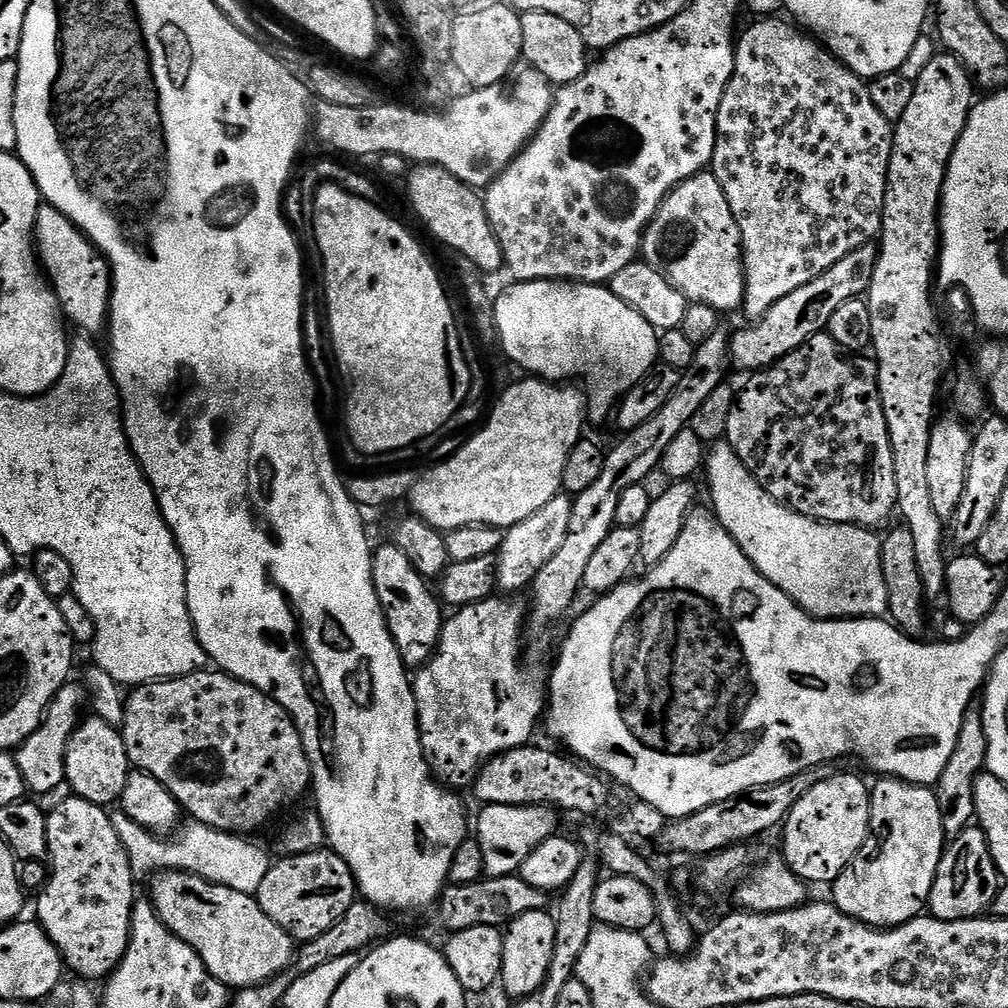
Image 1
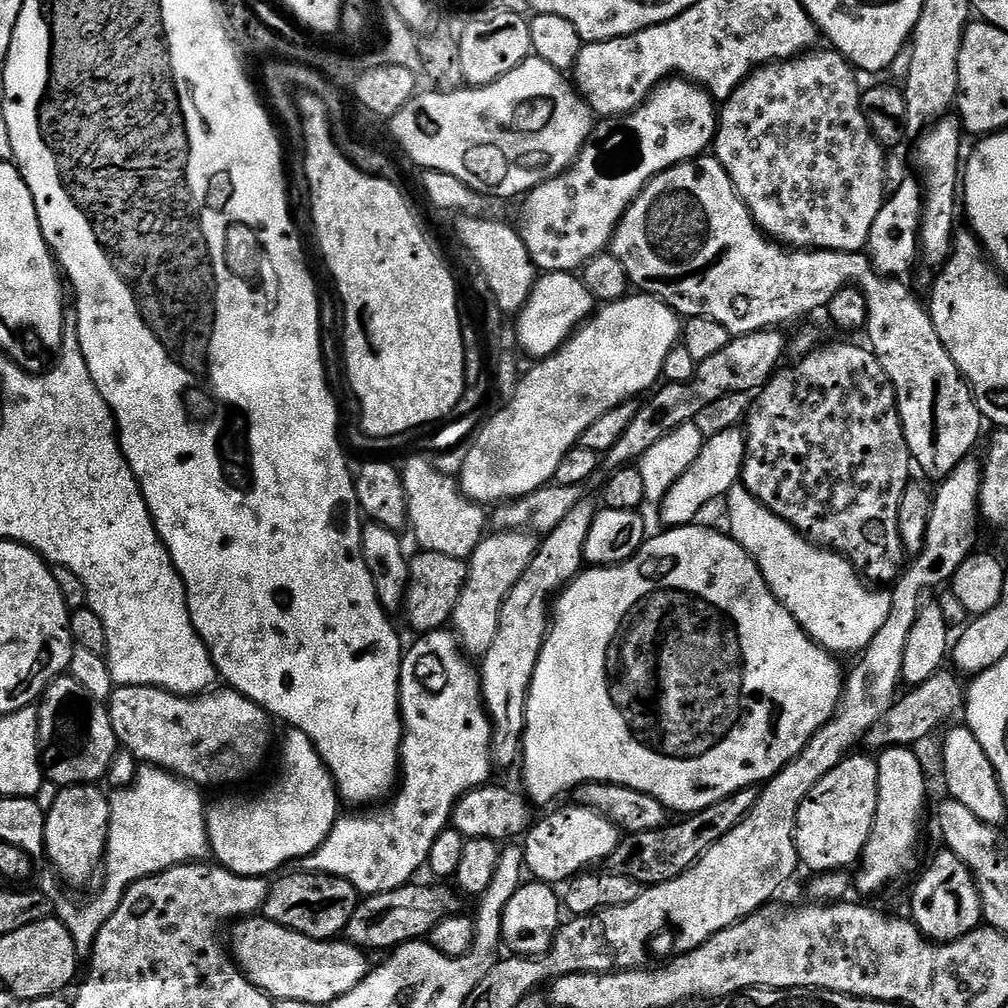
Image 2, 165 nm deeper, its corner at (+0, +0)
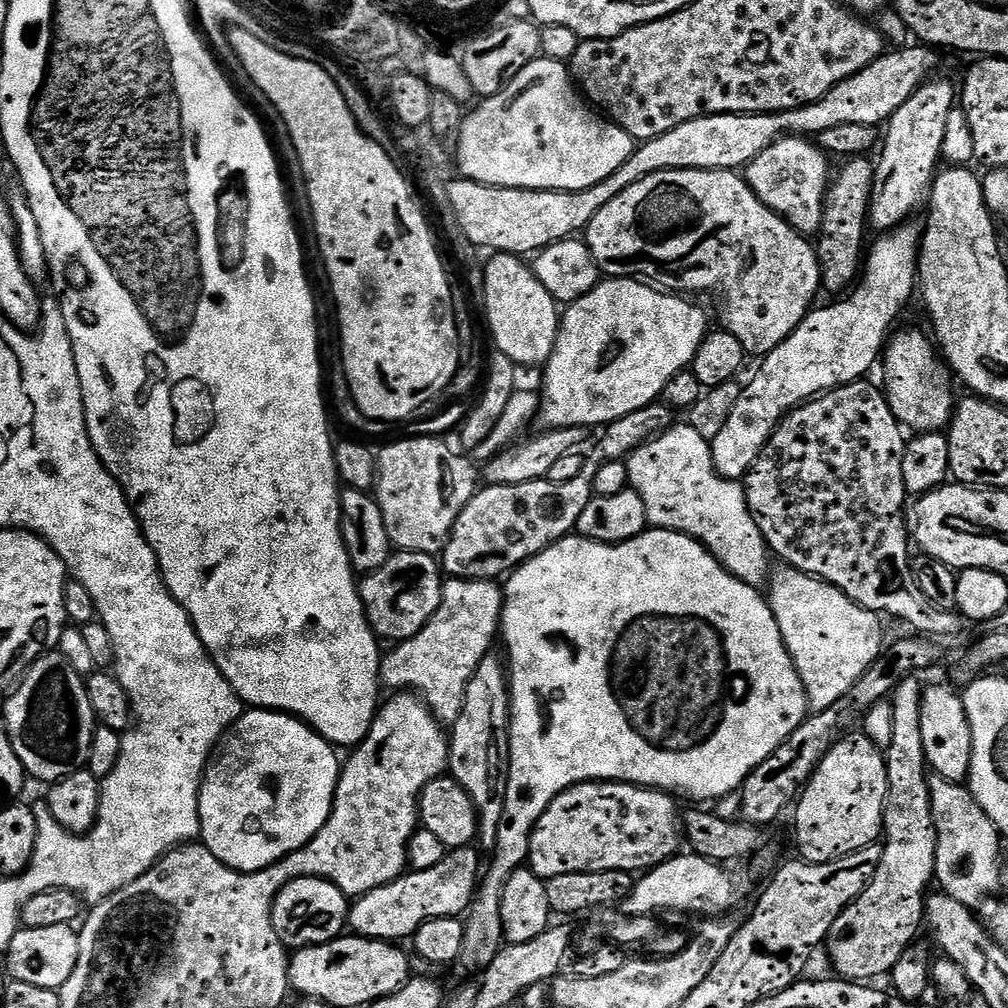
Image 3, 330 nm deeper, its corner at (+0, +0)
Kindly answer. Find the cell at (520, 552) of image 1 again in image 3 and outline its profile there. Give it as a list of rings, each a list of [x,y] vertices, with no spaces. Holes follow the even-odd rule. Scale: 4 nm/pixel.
[[[452,578],[445,583],[444,593],[442,594],[442,602],[438,606],[438,610],[434,614],[434,618],[430,618],[430,622],[426,622],[426,626],[418,634],[414,634],[412,640],[402,640],[395,645],[396,648],[392,653],[383,657],[380,666],[380,679],[385,689],[391,690],[407,690],[420,697],[429,708],[432,709],[433,716],[445,725],[451,726],[458,718],[458,714],[462,714],[462,706],[466,702],[466,686],[470,682],[470,678],[474,678],[474,670],[478,670],[478,666],[482,662],[482,658],[486,658],[493,651],[492,643],[497,643],[498,633],[500,632],[500,615],[504,613],[504,593],[499,583],[490,580],[465,580],[463,578]]]

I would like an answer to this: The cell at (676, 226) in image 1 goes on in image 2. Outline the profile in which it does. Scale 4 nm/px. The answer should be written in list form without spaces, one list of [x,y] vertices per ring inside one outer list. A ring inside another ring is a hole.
[[[705,154],[697,156],[695,160],[687,160],[678,166],[668,168],[664,172],[659,172],[653,180],[648,181],[648,185],[641,190],[636,201],[624,211],[624,216],[620,219],[620,224],[612,236],[610,252],[611,255],[618,258],[618,262],[622,262],[624,274],[627,276],[629,285],[633,289],[663,300],[664,303],[669,304],[681,317],[691,318],[701,316],[702,318],[710,318],[714,322],[722,322],[722,326],[726,326],[726,330],[731,332],[733,336],[745,336],[751,332],[761,332],[767,328],[775,329],[777,326],[784,326],[780,324],[788,324],[791,320],[798,319],[799,316],[808,316],[811,312],[818,311],[819,308],[821,311],[822,306],[828,305],[830,298],[834,298],[834,294],[838,294],[838,290],[853,286],[859,288],[864,293],[864,297],[868,303],[868,322],[866,328],[867,331],[872,331],[870,347],[876,355],[876,361],[880,363],[880,372],[883,379],[890,385],[890,391],[896,398],[896,412],[900,416],[900,425],[904,431],[911,463],[915,467],[917,464],[928,476],[943,478],[956,469],[958,462],[962,462],[968,456],[973,455],[974,449],[972,447],[980,440],[982,417],[972,397],[972,389],[964,381],[964,375],[958,370],[954,358],[950,358],[946,346],[942,346],[942,338],[938,338],[938,330],[934,330],[934,322],[927,307],[923,303],[919,304],[916,301],[915,296],[904,285],[905,281],[900,278],[887,278],[880,275],[872,267],[871,259],[864,252],[827,252],[821,248],[815,250],[789,250],[769,240],[754,222],[751,214],[748,213],[744,199],[734,190],[730,178],[726,174],[726,170],[716,161],[715,155]]]

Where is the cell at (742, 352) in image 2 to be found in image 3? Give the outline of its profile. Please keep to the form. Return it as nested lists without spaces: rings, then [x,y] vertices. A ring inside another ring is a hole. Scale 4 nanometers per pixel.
[[[663,402],[647,404],[634,414],[626,414],[603,429],[604,437],[596,444],[592,453],[587,453],[582,474],[570,482],[531,480],[521,484],[488,484],[481,487],[470,498],[470,502],[458,514],[454,530],[442,553],[442,571],[448,578],[495,581],[531,560],[556,541],[575,529],[582,510],[594,495],[594,474],[606,462],[624,460],[673,427],[673,409]]]

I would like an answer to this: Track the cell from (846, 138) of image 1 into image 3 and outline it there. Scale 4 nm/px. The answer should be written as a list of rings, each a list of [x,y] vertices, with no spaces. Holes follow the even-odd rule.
[[[785,136],[783,140],[776,140],[758,158],[749,162],[747,168],[743,169],[742,175],[752,188],[752,193],[757,196],[763,204],[772,212],[783,216],[792,227],[805,234],[819,233],[824,222],[824,200],[828,197],[828,185],[834,168],[828,165],[829,153],[811,139],[803,136]]]

